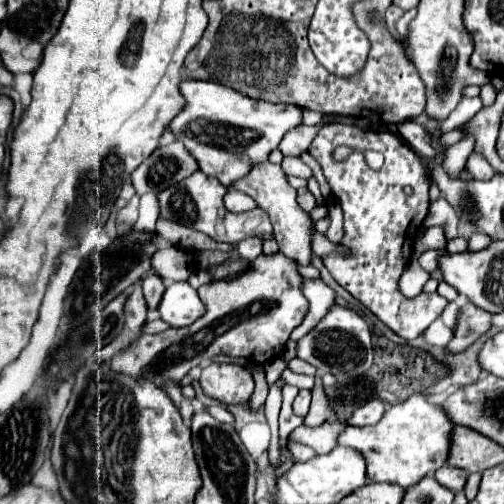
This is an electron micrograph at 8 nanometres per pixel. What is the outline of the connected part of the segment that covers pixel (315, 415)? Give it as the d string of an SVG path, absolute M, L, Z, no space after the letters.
M316 379L314 389L312 389L312 405L304 419L304 425L316 427L316 425L322 425L324 421L332 421L334 417L336 417L336 409L324 391L322 379Z

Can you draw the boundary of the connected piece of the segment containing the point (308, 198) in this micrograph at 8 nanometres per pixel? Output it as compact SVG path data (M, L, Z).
M300 187L298 189L298 203L300 203L300 207L304 207L304 211L312 211L312 207L316 205L316 199L306 187Z

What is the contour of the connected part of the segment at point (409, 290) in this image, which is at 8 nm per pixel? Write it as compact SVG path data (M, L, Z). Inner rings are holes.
M410 261L408 267L404 269L404 275L400 275L400 293L404 297L414 297L420 295L424 289L424 283L430 279L430 275L418 265L418 261Z

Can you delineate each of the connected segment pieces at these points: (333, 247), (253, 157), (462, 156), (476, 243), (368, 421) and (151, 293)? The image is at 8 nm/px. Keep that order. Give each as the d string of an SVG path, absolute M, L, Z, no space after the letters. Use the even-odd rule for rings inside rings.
M314 231L314 237L312 237L312 251L318 255L318 257L324 257L324 255L330 255L330 253L342 253L342 247L340 243L332 243L328 241L322 233Z
M184 79L180 91L186 97L186 107L178 117L174 117L170 129L196 157L200 171L216 177L228 189L238 179L246 177L254 165L268 161L270 151L278 147L284 133L300 125L298 107L256 101L218 83Z
M462 139L462 141L458 141L456 145L452 145L446 151L446 157L444 157L442 167L444 167L444 171L448 173L450 179L458 179L460 171L466 165L468 155L472 153L472 147L474 147L474 139Z
M476 231L476 233L472 233L472 237L468 239L468 247L474 247L474 251L480 251L480 249L484 249L490 241L492 241L492 239L490 239L488 235L482 235L480 231Z
M372 399L368 403L364 403L362 407L358 407L352 417L348 419L350 425L356 425L356 427L366 427L366 425L376 425L380 421L380 417L384 415L386 411L386 403L382 399Z
M158 275L146 277L146 279L142 281L142 291L144 291L144 299L146 299L146 303L148 303L148 311L154 313L156 307L160 305L160 299L162 299L164 291L166 291L162 279L160 279Z

